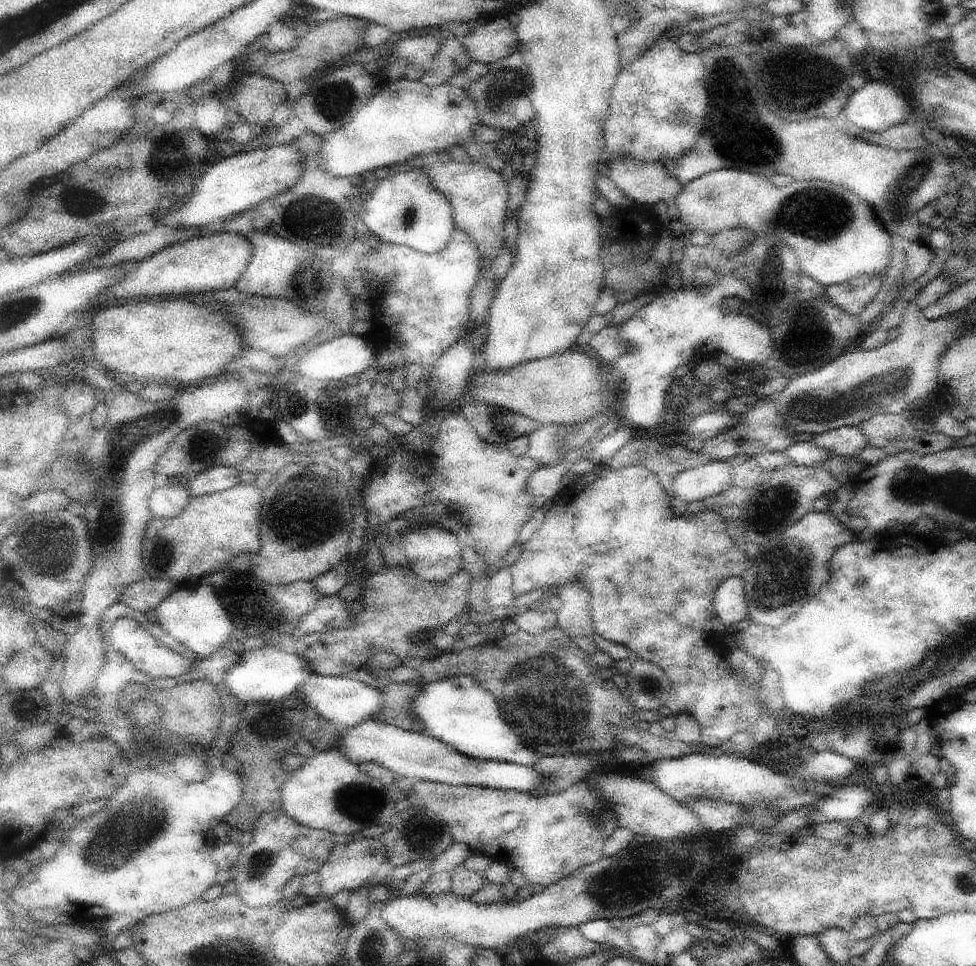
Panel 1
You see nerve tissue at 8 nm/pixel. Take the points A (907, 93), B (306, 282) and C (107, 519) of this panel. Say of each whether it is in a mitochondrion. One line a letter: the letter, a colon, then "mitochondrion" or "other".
A: other
B: mitochondrion
C: mitochondrion

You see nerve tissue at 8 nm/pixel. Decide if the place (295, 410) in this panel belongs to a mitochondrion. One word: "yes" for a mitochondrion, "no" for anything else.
no

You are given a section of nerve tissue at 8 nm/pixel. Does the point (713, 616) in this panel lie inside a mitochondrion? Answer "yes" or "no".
no

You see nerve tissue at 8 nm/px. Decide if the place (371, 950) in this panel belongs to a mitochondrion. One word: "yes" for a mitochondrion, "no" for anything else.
yes

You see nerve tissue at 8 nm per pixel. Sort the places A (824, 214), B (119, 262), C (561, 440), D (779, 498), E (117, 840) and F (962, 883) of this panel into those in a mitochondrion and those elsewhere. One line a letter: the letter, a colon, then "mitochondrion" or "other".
A: mitochondrion
B: other
C: mitochondrion
D: mitochondrion
E: mitochondrion
F: mitochondrion

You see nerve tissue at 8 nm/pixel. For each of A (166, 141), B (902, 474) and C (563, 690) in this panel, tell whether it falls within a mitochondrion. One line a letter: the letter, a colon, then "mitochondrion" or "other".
A: other
B: mitochondrion
C: mitochondrion

